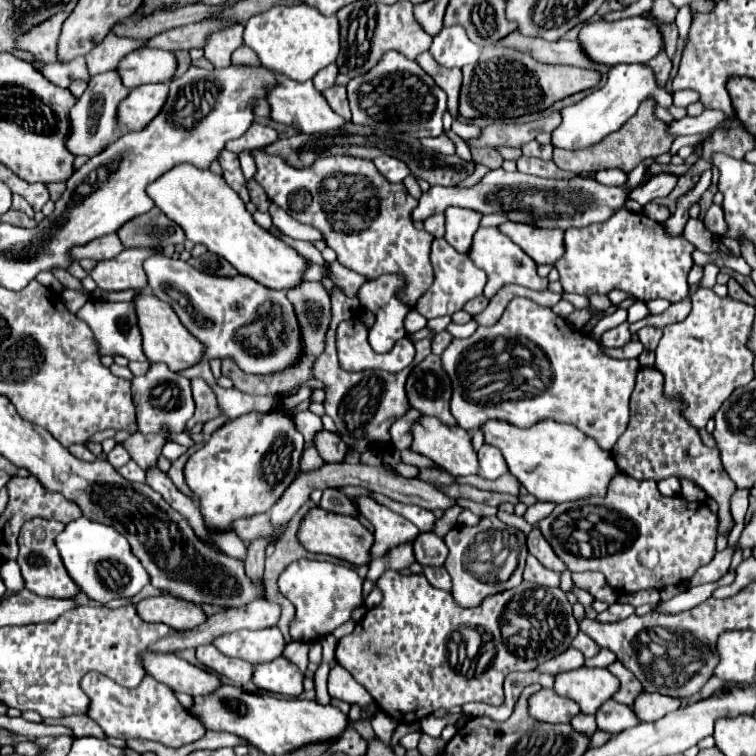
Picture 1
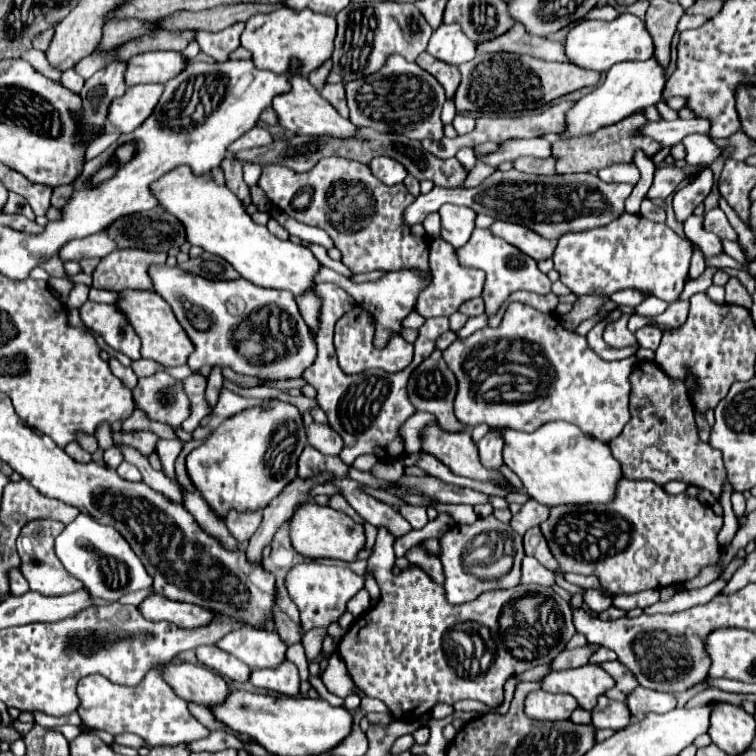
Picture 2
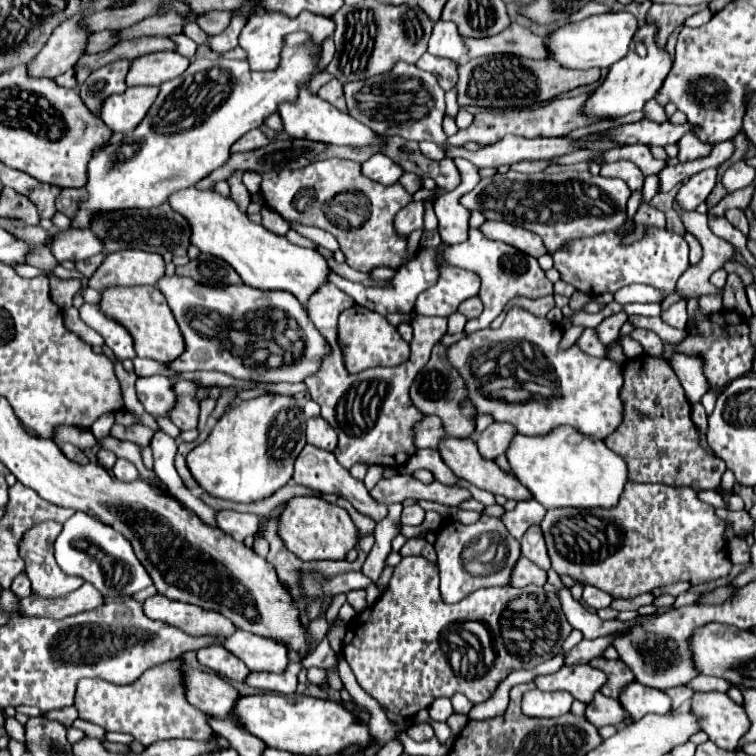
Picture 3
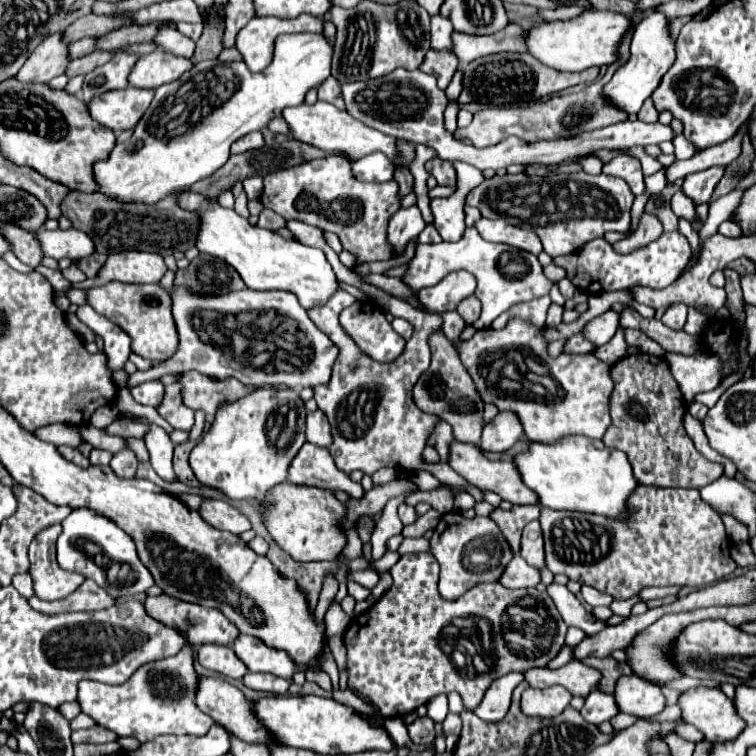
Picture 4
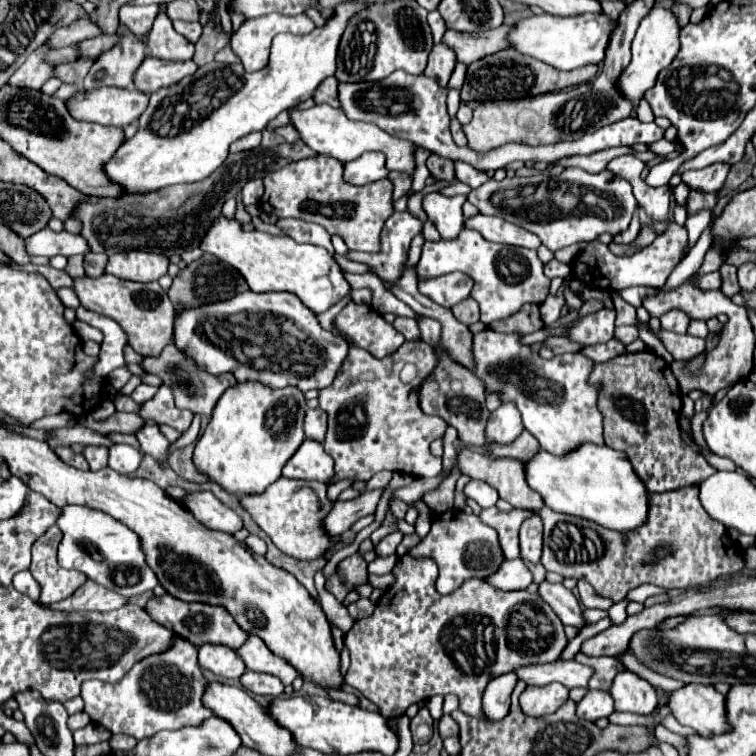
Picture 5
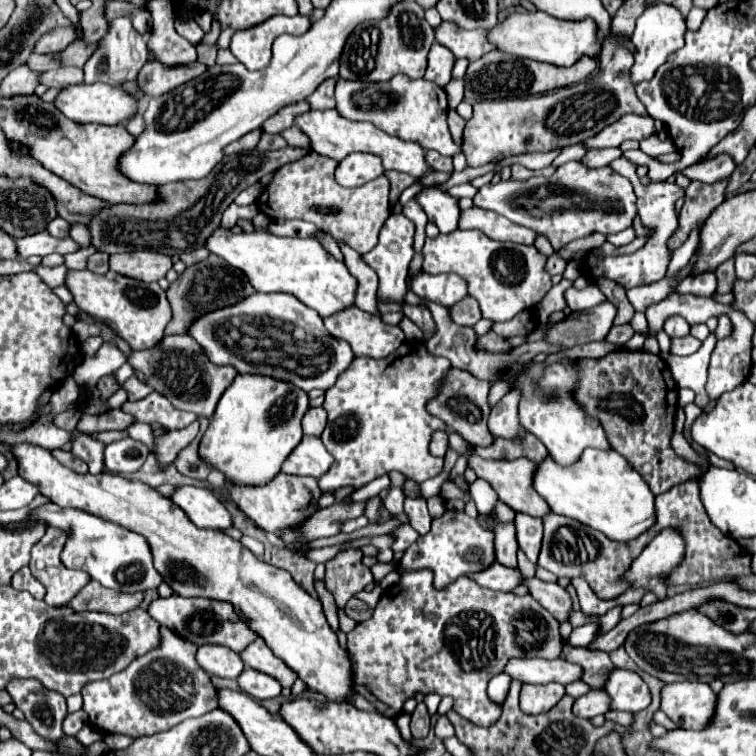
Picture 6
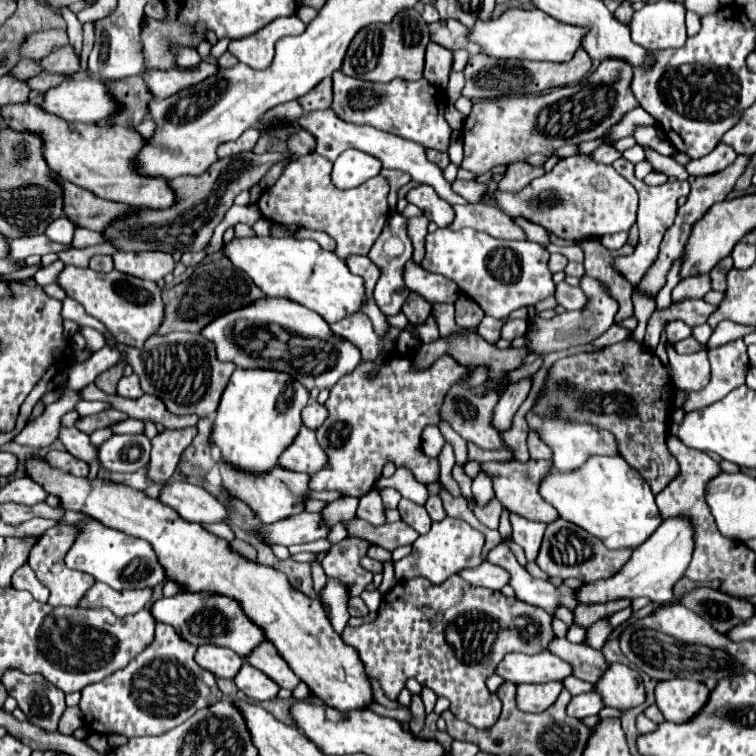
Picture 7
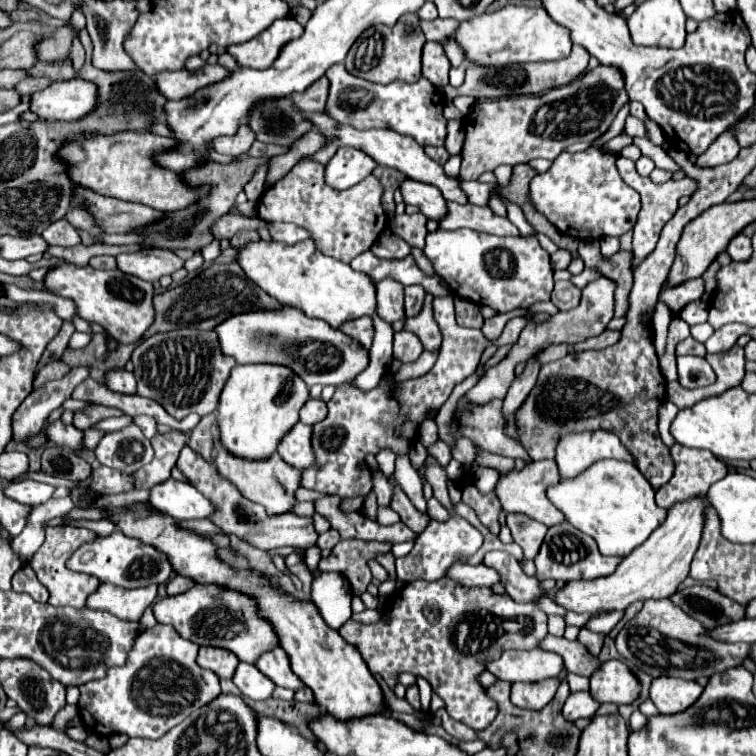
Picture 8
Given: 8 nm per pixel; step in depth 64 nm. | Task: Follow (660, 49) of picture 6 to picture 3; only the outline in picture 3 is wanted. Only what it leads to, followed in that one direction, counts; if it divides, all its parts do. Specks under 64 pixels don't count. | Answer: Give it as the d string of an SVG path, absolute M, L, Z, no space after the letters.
M644 24L640 28L640 38L644 38L644 42L648 42L648 56L640 58L638 54L628 52L628 56L624 56L620 62L616 62L616 66L610 68L606 80L584 102L584 108L582 108L584 116L596 118L596 120L622 118L622 116L626 116L630 112L642 110L644 104L658 94L664 78L668 76L668 72L672 68L672 60L670 60L670 54L666 50L660 50L656 46L654 36L656 36L656 26Z

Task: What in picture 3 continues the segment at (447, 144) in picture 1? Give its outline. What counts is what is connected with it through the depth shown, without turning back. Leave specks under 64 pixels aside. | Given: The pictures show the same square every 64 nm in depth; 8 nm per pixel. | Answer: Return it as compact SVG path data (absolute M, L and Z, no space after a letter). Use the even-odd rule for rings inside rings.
M580 94L576 98L560 96L560 98L554 98L546 104L542 104L536 110L492 110L492 112L482 112L482 114L476 114L474 124L468 130L458 130L446 142L450 146L466 146L468 142L478 142L478 144L486 146L486 144L496 144L506 134L518 134L518 136L526 136L526 138L566 136L570 132L574 132L576 128L586 126L584 122L580 122L580 106L584 106L584 98L588 98L588 94ZM422 142L422 144L420 144L420 150L431 160L439 161L446 156L444 148L442 148L442 146L436 146L434 142Z

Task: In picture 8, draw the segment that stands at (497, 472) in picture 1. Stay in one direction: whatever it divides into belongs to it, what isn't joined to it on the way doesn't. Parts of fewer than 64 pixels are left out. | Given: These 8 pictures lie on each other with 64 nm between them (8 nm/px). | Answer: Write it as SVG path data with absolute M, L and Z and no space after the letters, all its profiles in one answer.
M536 358L528 360L526 370L524 370L520 376L516 376L516 380L512 382L512 386L508 388L506 398L502 400L502 416L504 416L504 418L512 416L512 414L522 406L522 402L526 400L526 396L530 394L530 390L532 390L534 384L536 384L538 372L540 372L540 364L536 362Z

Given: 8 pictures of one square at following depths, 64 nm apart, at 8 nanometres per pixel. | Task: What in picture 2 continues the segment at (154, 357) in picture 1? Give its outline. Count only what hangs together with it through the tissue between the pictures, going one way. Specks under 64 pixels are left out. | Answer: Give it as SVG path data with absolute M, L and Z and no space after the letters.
M126 290L122 292L118 306L124 310L124 314L128 314L132 326L136 326L136 334L142 340L142 358L150 358L166 368L186 364L188 356L194 352L194 344L172 314L172 308L160 298L160 294L154 290Z

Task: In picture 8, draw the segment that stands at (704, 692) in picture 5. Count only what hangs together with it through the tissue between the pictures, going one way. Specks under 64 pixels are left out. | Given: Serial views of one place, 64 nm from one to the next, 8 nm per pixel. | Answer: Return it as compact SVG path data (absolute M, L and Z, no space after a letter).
M656 678L650 686L650 700L656 704L660 714L678 714L688 710L704 692L698 682L682 678Z

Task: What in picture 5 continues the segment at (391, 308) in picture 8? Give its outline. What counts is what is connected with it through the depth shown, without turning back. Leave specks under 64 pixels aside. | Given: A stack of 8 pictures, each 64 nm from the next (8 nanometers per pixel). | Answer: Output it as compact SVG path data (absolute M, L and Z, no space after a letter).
M408 210L394 212L384 224L380 254L348 252L346 258L352 262L366 262L374 268L374 272L382 280L394 282L404 270L410 242L416 234L420 234L420 230L422 230L422 222L416 216L412 216Z

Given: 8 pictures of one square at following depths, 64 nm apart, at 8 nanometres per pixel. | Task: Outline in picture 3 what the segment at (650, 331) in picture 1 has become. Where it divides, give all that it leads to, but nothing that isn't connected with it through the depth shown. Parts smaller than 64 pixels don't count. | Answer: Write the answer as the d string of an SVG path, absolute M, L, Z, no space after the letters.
M636 328L630 336L642 344L642 348L644 348L646 354L650 354L650 356L660 356L662 340L660 340L654 332L650 332L650 330L642 330L642 328Z

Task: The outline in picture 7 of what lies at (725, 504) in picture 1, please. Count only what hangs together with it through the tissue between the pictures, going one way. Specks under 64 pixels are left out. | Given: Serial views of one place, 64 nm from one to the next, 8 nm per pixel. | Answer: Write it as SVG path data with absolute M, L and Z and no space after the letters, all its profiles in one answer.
M624 340L616 346L608 346L604 350L598 350L596 354L574 354L568 358L558 360L550 372L548 378L536 398L536 404L532 410L538 414L564 414L566 418L580 420L580 422L592 422L594 426L602 426L604 430L612 432L618 442L618 452L626 462L636 468L642 478L650 484L652 492L662 492L680 472L680 466L676 458L668 452L666 438L670 428L670 412L674 408L674 384L668 376L666 366L660 362L660 358L646 350L644 346L636 344L634 340Z

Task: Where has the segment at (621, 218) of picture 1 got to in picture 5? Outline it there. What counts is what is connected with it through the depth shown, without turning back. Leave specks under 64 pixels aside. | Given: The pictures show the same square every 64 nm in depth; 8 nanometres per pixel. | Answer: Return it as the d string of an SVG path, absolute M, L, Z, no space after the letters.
M670 222L664 234L658 234L658 238L638 250L632 256L614 256L606 244L602 244L600 240L588 242L586 248L574 258L572 262L572 276L576 280L580 280L582 284L586 284L588 288L600 288L600 290L622 290L622 288L630 288L630 286L646 286L646 288L662 288L668 280L668 276L672 274L672 270L682 262L684 254L688 248L688 234L682 226L678 226L676 222Z

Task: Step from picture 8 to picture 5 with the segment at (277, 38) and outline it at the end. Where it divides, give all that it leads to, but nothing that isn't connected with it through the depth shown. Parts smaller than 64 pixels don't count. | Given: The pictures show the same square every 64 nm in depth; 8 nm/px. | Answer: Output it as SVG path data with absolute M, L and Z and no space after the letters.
M268 14L260 18L250 18L232 34L230 46L240 56L244 68L248 72L262 70L268 64L270 44L272 38L280 32L312 32L316 24L306 16L282 16L282 14Z

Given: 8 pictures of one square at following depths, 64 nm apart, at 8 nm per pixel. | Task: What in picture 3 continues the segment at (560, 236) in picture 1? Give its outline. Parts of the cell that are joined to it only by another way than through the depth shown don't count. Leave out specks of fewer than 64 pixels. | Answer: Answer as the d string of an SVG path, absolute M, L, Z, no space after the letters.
M488 220L488 222L484 222L484 226L480 230L484 232L484 236L488 236L492 240L502 240L506 244L512 244L514 248L518 248L524 254L530 254L534 258L540 258L548 252L538 234L532 234L530 230L524 230L520 226L512 226L508 222Z

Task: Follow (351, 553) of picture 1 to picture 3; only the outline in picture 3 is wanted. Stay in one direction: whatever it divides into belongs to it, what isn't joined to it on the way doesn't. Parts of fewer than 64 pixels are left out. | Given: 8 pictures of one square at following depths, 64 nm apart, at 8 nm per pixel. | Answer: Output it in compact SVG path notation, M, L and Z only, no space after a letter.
M290 498L278 524L286 548L302 560L344 560L360 540L358 528L348 512L336 504L324 502L322 498Z

